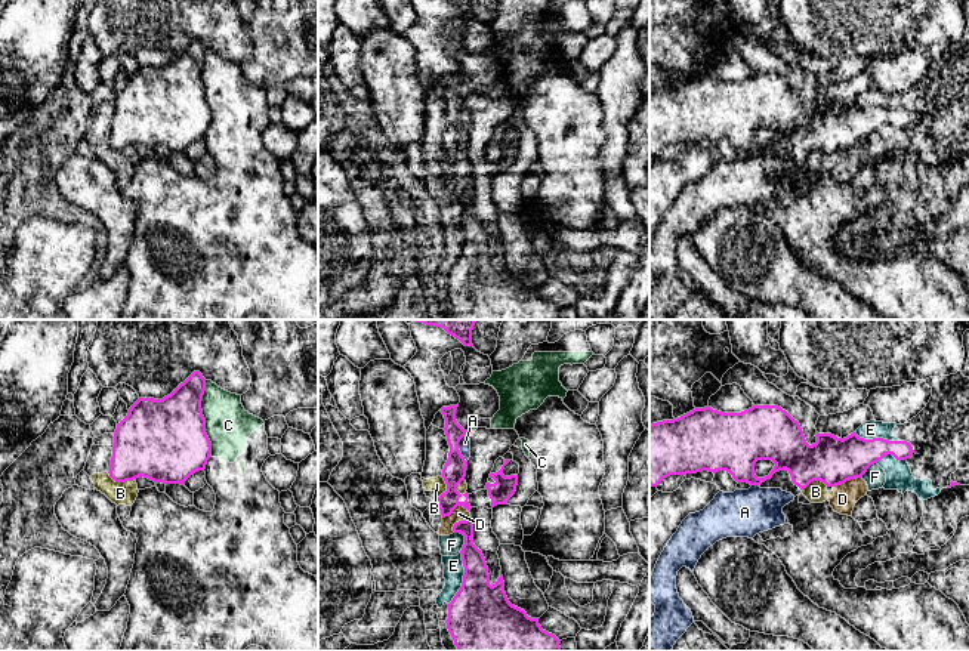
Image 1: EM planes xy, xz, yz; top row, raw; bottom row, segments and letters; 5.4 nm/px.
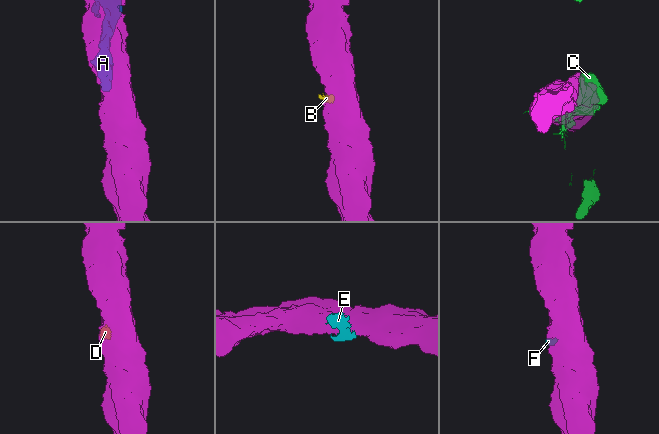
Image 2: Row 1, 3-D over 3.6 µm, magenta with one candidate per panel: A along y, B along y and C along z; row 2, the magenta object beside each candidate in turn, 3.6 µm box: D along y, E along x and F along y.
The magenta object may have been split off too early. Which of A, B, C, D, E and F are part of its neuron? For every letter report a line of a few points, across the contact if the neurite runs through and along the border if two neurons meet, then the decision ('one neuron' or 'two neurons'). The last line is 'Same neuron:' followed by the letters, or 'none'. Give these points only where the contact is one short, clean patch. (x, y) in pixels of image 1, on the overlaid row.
A: xz (465, 434), (459, 443), (459, 452), (466, 462) | two neurons
B: xy (107, 472), (116, 481), (133, 480) | two neurons
C: two neurons
D: xz (469, 511), (457, 506), (443, 518) | two neurons
E: two neurons
F: xz (454, 531), (463, 536), (463, 546), (459, 552) | two neurons
Same neuron: none

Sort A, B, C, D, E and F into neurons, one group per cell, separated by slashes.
A B D E F / C

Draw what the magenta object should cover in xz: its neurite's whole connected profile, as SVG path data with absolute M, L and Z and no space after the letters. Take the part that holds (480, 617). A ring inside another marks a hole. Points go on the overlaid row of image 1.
M472 516L456 522L453 531L465 536L465 544L460 550L465 567L463 583L448 604L448 618L445 621L457 651L561 651L561 641L543 630L538 618L528 617L524 610L509 602L502 570L497 581L493 586L490 584L485 558L473 544Z

